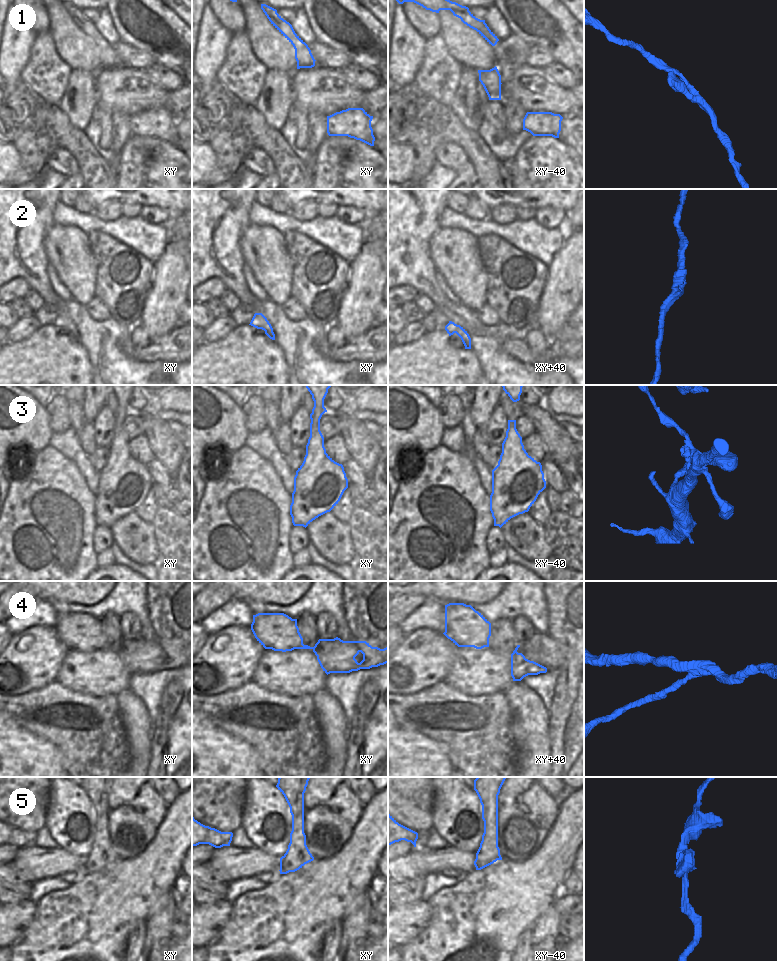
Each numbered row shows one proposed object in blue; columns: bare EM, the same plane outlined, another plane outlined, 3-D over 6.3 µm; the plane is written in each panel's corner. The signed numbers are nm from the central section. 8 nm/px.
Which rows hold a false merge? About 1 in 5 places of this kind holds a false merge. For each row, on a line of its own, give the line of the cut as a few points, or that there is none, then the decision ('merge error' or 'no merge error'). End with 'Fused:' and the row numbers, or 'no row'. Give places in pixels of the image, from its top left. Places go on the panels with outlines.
1: no cut; no merge error
2: no cut; no merge error
3: cut in xy along (310, 425), (319, 426); merge error
4: cut in xy along (342, 640), (323, 640), (313, 649); merge error
5: no cut; no merge error
Fused: 3, 4

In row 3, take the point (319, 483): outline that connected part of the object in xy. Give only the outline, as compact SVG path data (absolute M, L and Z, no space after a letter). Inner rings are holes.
M310 426L306 455L294 477L290 505L293 525L306 528L313 520L330 512L347 488L344 467L326 453L320 426Z

